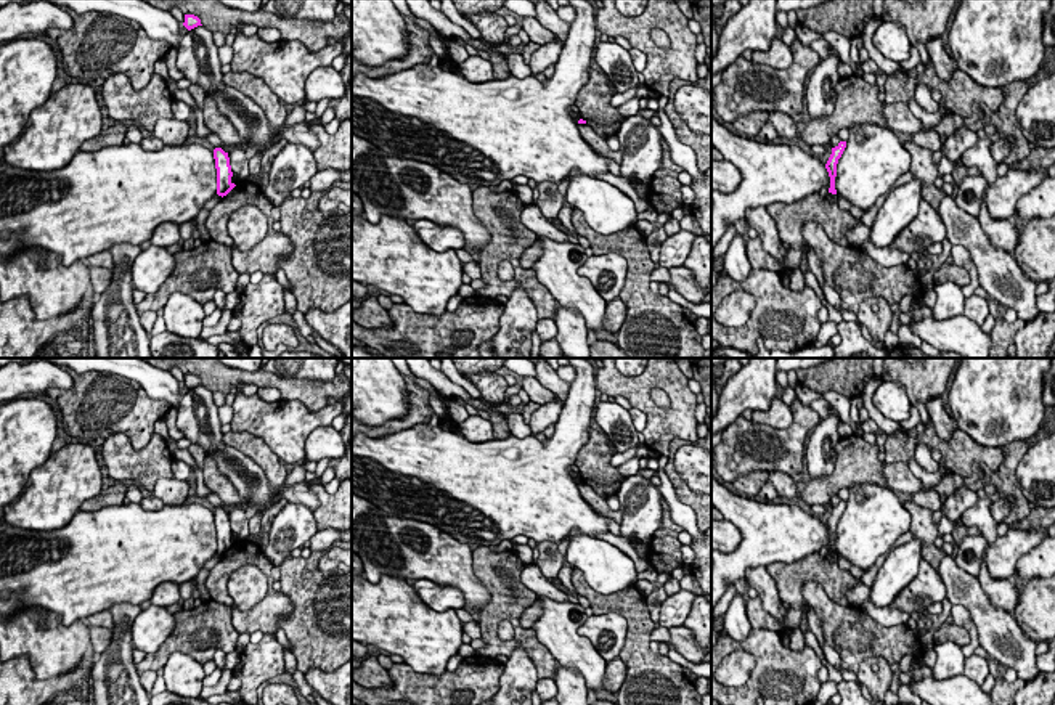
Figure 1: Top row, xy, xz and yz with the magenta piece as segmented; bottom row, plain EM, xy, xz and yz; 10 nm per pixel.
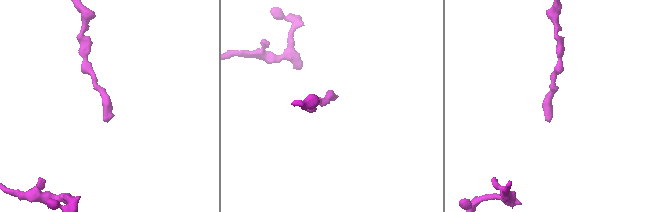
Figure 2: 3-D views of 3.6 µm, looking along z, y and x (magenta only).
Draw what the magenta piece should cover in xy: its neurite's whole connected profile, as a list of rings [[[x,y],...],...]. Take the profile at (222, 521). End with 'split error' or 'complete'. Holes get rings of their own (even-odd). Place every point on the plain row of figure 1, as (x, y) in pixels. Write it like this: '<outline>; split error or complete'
[[[222,507],[214,509],[215,528],[217,528],[217,554],[226,556],[236,544],[231,541],[233,532],[230,525],[228,512]]]; complete

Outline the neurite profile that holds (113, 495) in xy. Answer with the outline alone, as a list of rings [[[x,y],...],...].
[[[116,482],[114,485],[104,488],[95,498],[84,501],[80,504],[80,511],[93,512],[106,506],[120,506],[124,504],[125,493],[127,487],[120,482]]]

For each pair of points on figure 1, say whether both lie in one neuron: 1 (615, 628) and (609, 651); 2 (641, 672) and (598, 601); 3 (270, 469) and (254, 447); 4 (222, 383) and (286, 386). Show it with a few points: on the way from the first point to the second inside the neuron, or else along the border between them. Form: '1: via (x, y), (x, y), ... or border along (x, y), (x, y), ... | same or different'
1: via (611, 633), (609, 646) | same
2: via (638, 649), (638, 622), (620, 604) | same
3: via (270, 464), (259, 452) | same
4: via (238, 378), (270, 379) | same

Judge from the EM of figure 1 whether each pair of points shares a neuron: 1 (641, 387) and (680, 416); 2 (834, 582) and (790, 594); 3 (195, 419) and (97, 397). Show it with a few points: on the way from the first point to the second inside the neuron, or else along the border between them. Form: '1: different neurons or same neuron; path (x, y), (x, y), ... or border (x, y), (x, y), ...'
1: same neuron; path (643, 400), (659, 416), (667, 416)
2: same neuron; path (822, 575), (805, 575), (797, 583)
3: different neurons; border (140, 384), (150, 397), (162, 399), (172, 407)

